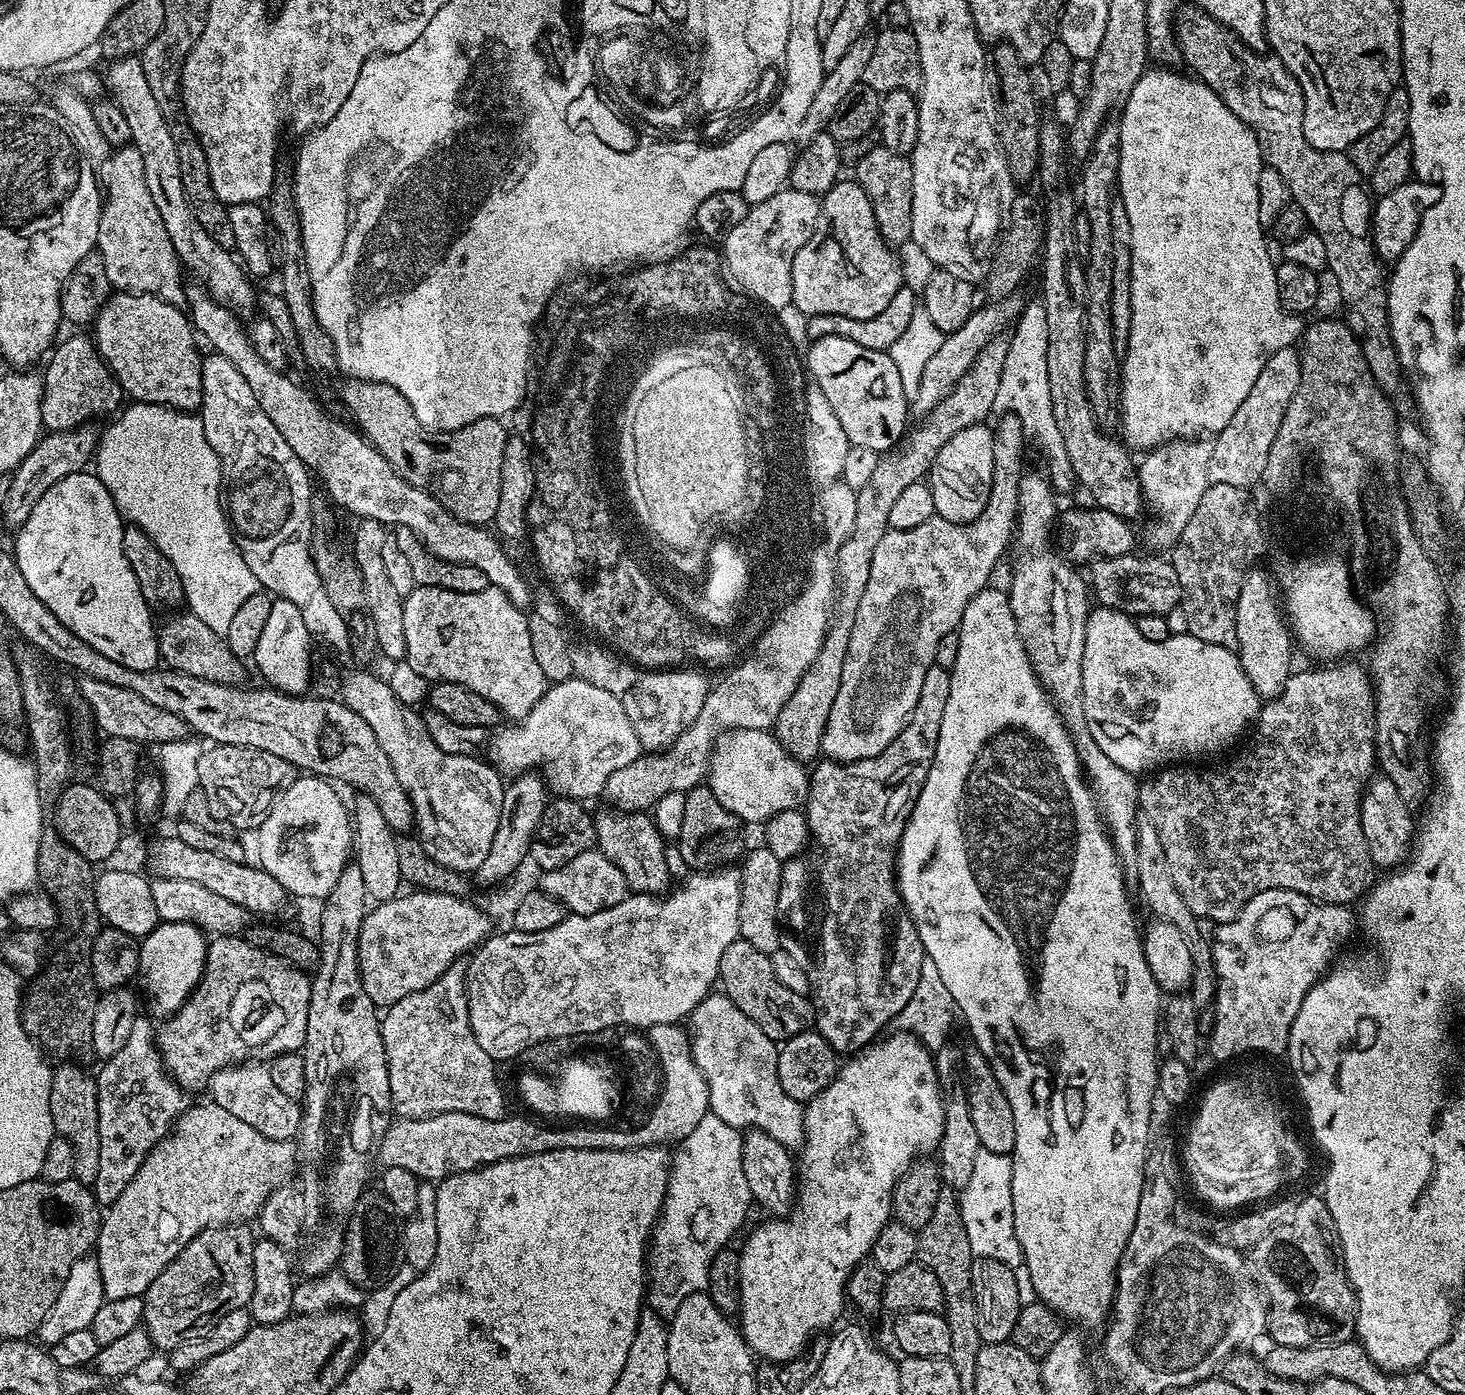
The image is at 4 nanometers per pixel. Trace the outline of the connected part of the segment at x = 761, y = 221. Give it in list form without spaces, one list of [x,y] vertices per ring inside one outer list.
[[[791,186],[774,194],[774,198],[766,198],[766,202],[751,205],[746,218],[742,218],[742,222],[738,222],[738,226],[734,226],[734,230],[730,230],[730,234],[726,234],[722,241],[722,264],[727,275],[731,279],[733,276],[741,284],[739,287],[764,308],[777,310],[776,308],[785,307],[787,309],[792,302],[794,258],[798,254],[798,250],[802,250],[802,246],[806,246],[810,234],[814,234],[814,226],[819,217],[820,200],[814,194],[806,194]]]

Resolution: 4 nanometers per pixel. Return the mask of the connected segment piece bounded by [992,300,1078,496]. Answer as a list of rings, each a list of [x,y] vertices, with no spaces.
[[[1029,301],[1017,317],[1013,330],[1008,343],[1001,383],[998,386],[997,397],[994,398],[993,415],[996,420],[1000,421],[1016,420],[1018,424],[1021,424],[1026,438],[1036,435],[1036,446],[1046,466],[1045,475],[1048,477],[1053,491],[1063,496],[1073,488],[1075,490],[1078,481],[1070,463],[1070,456],[1066,451],[1066,444],[1062,439],[1062,434],[1058,431],[1058,424],[1054,417],[1046,363],[1049,330],[1047,329],[1047,315],[1043,301]]]

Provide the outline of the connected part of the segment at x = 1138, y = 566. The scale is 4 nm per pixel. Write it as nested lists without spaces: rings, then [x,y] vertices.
[[[1131,554],[1120,557],[1102,556],[1091,561],[1092,569],[1086,572],[1091,595],[1097,605],[1105,608],[1119,608],[1135,618],[1142,614],[1167,616],[1170,610],[1181,607],[1184,591],[1178,582],[1171,559],[1159,560],[1159,555],[1138,556]]]

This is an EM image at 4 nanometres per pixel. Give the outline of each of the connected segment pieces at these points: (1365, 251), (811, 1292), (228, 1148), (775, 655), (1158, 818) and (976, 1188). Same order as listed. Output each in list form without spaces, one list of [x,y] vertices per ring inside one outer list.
[[[1184,6],[1177,11],[1174,17],[1174,31],[1183,63],[1188,63],[1193,68],[1189,69],[1196,79],[1210,86],[1210,90],[1214,90],[1214,94],[1218,94],[1218,98],[1222,98],[1222,102],[1226,102],[1226,106],[1230,106],[1230,110],[1234,110],[1234,114],[1238,114],[1238,118],[1242,118],[1242,122],[1246,122],[1246,126],[1254,130],[1265,165],[1282,174],[1282,182],[1286,182],[1292,195],[1291,203],[1300,207],[1302,214],[1306,214],[1309,229],[1316,232],[1318,238],[1322,238],[1326,245],[1327,271],[1332,272],[1337,286],[1340,287],[1340,300],[1344,303],[1343,319],[1350,326],[1352,333],[1360,339],[1362,354],[1370,366],[1370,374],[1374,374],[1385,393],[1393,394],[1392,392],[1398,391],[1402,369],[1388,329],[1386,268],[1372,246],[1370,225],[1374,200],[1365,177],[1353,166],[1352,159],[1347,154],[1323,152],[1306,142],[1306,134],[1302,130],[1302,86],[1298,86],[1294,74],[1290,74],[1288,67],[1275,54],[1263,56],[1263,51],[1246,46],[1246,42],[1239,40],[1225,24],[1195,6]]]
[[[896,1030],[893,1036],[885,1035],[860,1049],[851,1058],[839,1065],[832,1084],[826,1086],[813,1100],[803,1105],[804,1109],[804,1143],[798,1152],[798,1191],[796,1202],[790,1213],[790,1218],[768,1218],[765,1224],[760,1224],[748,1236],[744,1245],[739,1245],[740,1254],[740,1310],[738,1313],[738,1327],[748,1343],[749,1348],[757,1357],[768,1362],[787,1362],[795,1360],[808,1344],[811,1336],[819,1334],[823,1328],[831,1329],[837,1323],[840,1311],[846,1306],[846,1289],[850,1274],[856,1265],[864,1263],[871,1253],[878,1234],[890,1223],[892,1216],[892,1191],[902,1173],[908,1171],[915,1160],[935,1153],[940,1147],[943,1136],[943,1106],[940,1097],[939,1080],[936,1077],[936,1061],[927,1046],[910,1031]]]
[[[193,1103],[176,1119],[171,1132],[150,1150],[130,1186],[126,1186],[103,1213],[94,1245],[94,1259],[102,1278],[105,1300],[143,1296],[150,1282],[170,1266],[172,1259],[199,1232],[217,1224],[251,1221],[251,1216],[253,1219],[267,1202],[268,1195],[275,1188],[287,1185],[295,1172],[297,1175],[298,1148],[292,1140],[266,1138],[258,1134],[254,1126],[242,1122],[242,1118],[234,1118],[230,1110],[222,1110],[217,1104]]]
[[[828,484],[823,485],[821,492],[818,492],[820,526],[822,522],[826,541],[820,543],[809,556],[805,582],[803,580],[796,594],[773,615],[777,616],[773,618],[772,625],[769,628],[767,625],[755,637],[747,655],[728,670],[733,672],[725,671],[725,676],[709,687],[708,697],[698,718],[669,748],[641,754],[634,762],[630,762],[630,766],[622,766],[622,770],[614,770],[614,774],[606,778],[602,796],[612,803],[609,805],[613,809],[621,812],[648,812],[658,802],[658,798],[662,798],[662,794],[687,793],[692,788],[701,787],[710,771],[712,750],[721,733],[733,728],[768,730],[775,725],[786,698],[794,694],[801,678],[818,658],[828,627],[834,619],[838,595],[836,556],[854,530],[857,489],[843,487],[840,492],[832,492],[830,487]]]
[[[1339,664],[1316,666],[1320,668],[1312,668],[1309,672],[1293,671],[1286,686],[1282,686],[1282,694],[1278,694],[1261,707],[1250,732],[1252,741],[1225,768],[1216,768],[1213,772],[1199,772],[1198,769],[1192,768],[1196,766],[1168,766],[1140,784],[1140,812],[1143,819],[1151,822],[1154,830],[1158,830],[1158,839],[1162,841],[1162,851],[1166,854],[1166,862],[1170,866],[1170,878],[1174,878],[1174,886],[1178,886],[1182,902],[1186,902],[1186,906],[1195,916],[1205,921],[1232,920],[1240,913],[1242,906],[1262,890],[1294,890],[1322,904],[1348,906],[1359,901],[1373,883],[1374,865],[1360,825],[1360,796],[1377,767],[1374,689],[1369,673],[1361,665],[1360,669],[1356,664]]]
[[[981,1149],[974,1158],[970,1180],[959,1193],[960,1213],[973,1257],[994,1258],[1004,1265],[1019,1267],[1023,1263],[1021,1244],[1014,1234],[1013,1164],[1009,1155]]]

